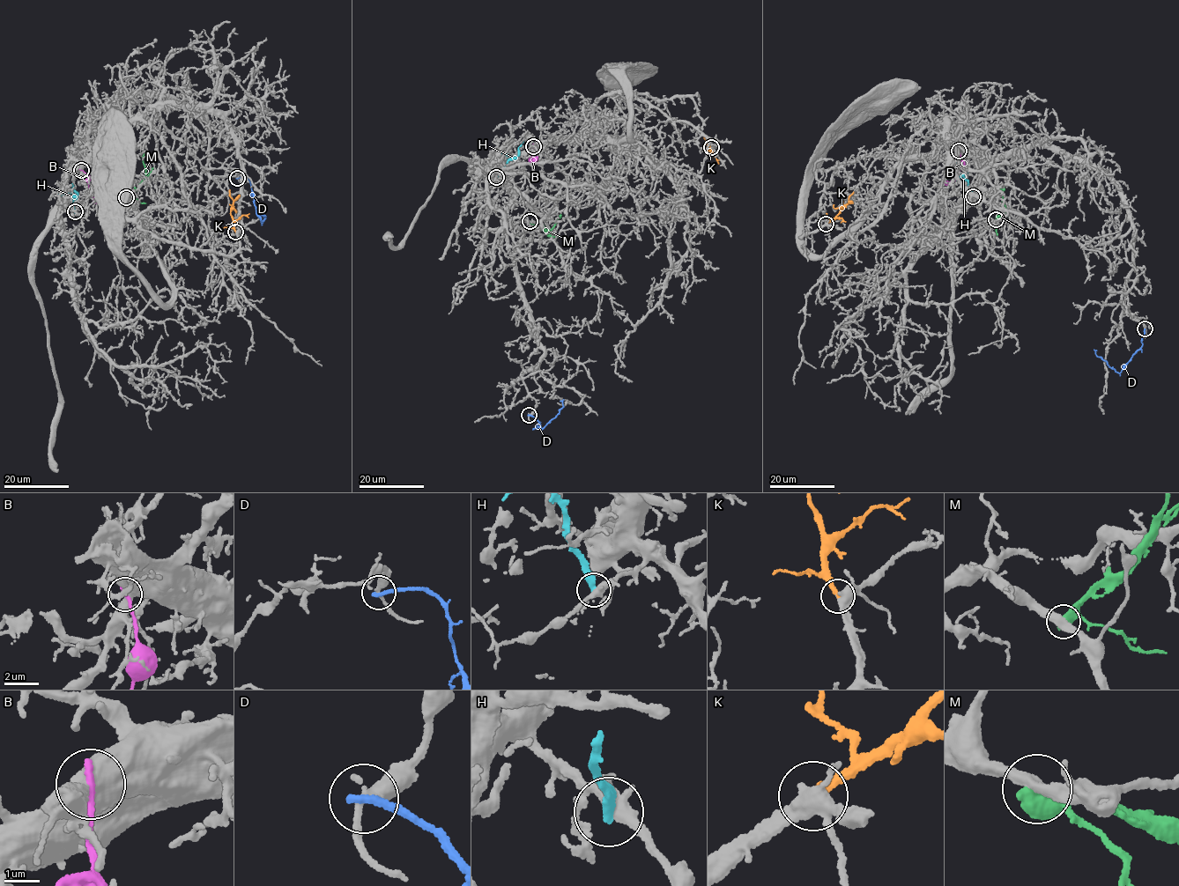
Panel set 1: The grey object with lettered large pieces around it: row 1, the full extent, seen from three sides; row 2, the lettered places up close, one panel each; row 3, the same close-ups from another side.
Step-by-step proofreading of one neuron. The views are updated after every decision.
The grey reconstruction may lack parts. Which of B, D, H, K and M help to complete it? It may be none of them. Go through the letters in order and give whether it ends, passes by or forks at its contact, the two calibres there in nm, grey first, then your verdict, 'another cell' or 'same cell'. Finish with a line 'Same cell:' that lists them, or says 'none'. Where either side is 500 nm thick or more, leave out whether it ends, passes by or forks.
B: 600/240 nm | another cell
D: it ends | 260/260 nm | another cell
H: it ends | 400/340 nm | another cell
K: it ends | 400/280 nm | same cell
M: it passes by | 380/480 nm | another cell
Same cell: K

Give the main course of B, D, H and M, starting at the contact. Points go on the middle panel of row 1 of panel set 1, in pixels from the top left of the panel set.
B: (533, 146), (533, 154), (529, 162), (537, 156)
D: (529, 415), (537, 418), (538, 424), (536, 427), (541, 429), (563, 407), (559, 401)
H: (496, 177), (509, 160), (519, 153), (519, 146), (524, 140)
M: (530, 221), (550, 230), (560, 217)

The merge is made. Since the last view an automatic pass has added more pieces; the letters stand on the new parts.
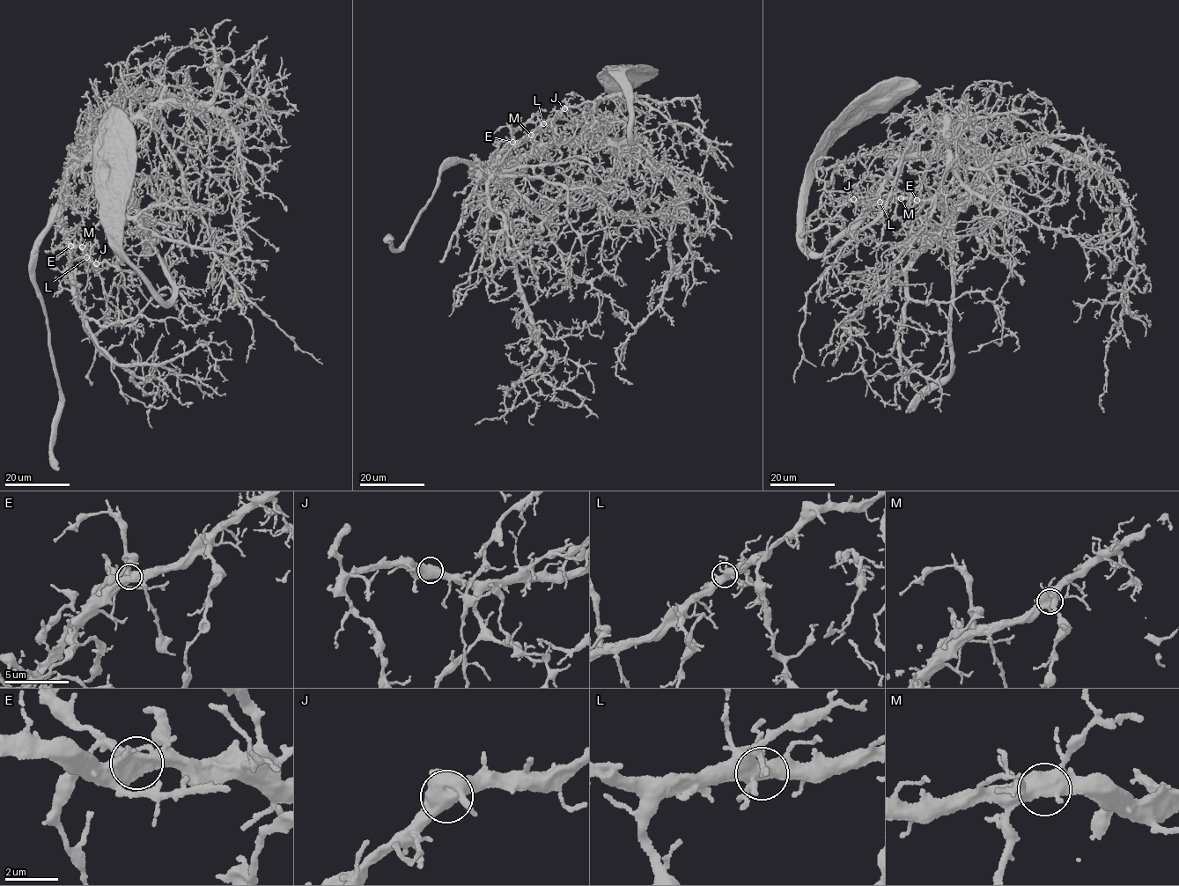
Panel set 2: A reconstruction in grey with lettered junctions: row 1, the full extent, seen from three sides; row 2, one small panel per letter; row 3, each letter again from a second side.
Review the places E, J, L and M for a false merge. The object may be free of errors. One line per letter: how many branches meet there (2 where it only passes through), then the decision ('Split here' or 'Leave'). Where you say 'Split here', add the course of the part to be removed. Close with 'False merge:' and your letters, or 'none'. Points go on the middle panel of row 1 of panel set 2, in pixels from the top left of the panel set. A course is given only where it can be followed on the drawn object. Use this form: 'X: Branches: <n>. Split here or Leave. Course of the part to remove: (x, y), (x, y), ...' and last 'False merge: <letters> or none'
E: Branches: 4. Leave
J: Branches: 2. Leave
L: Branches: 5. Leave
M: Branches: 4. Leave
False merge: none

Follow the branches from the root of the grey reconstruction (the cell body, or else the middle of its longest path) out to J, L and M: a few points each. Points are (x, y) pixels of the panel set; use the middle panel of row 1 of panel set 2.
J: (620, 82), (621, 67), (631, 141), (600, 129), (481, 173), (564, 108)
L: (620, 82), (621, 67), (631, 141), (600, 129), (481, 173), (543, 123)
M: (620, 82), (621, 67), (631, 141), (600, 129), (481, 173), (531, 135)

